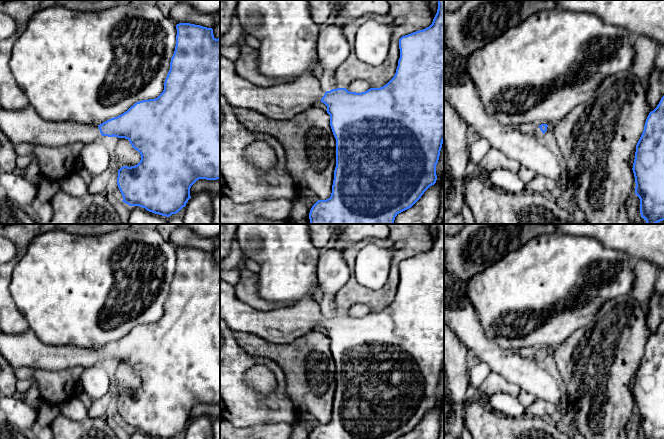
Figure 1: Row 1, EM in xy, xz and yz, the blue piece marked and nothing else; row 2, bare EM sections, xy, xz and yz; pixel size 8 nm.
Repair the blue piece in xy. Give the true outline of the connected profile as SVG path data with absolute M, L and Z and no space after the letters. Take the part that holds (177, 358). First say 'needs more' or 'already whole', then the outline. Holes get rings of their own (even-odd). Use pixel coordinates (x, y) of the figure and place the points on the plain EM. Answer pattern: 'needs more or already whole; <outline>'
needs more; M179 247L176 249L176 270L170 286L170 294L164 306L163 316L155 323L136 326L123 338L111 342L100 349L83 348L75 345L48 345L43 343L35 333L29 329L23 334L0 334L0 353L16 371L20 368L33 368L35 370L61 371L64 369L81 366L88 368L97 365L99 361L118 361L128 363L132 371L141 379L140 386L135 390L123 390L118 394L117 409L123 420L123 426L129 430L139 430L147 435L159 439L172 439L178 437L191 422L190 412L199 403L217 404L220 403L220 262L216 263L213 253L190 247Z

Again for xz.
needs more; M438 224L438 233L432 248L423 254L402 260L399 263L399 273L400 282L394 301L383 311L370 312L361 317L350 316L346 312L327 315L323 303L311 296L307 296L293 306L271 311L259 311L240 301L236 296L236 290L233 285L220 280L220 316L235 333L251 333L271 343L286 344L313 331L315 327L322 326L327 330L326 335L330 339L330 350L336 363L336 391L334 394L332 417L328 423L318 424L312 430L309 439L397 439L411 432L424 416L436 407L436 389L444 365L444 224Z

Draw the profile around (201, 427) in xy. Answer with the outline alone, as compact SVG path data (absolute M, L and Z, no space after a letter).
M208 416L193 419L186 427L184 439L213 439L212 419Z

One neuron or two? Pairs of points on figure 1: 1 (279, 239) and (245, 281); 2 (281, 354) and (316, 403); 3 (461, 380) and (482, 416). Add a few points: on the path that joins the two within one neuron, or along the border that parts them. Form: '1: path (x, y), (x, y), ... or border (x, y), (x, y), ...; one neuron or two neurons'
1: border (257, 271), (257, 293), (259, 295); two neurons
2: path (293, 366), (304, 377), (305, 382), (312, 391); one neuron
3: border (466, 398), (463, 403), (462, 421); two neurons

